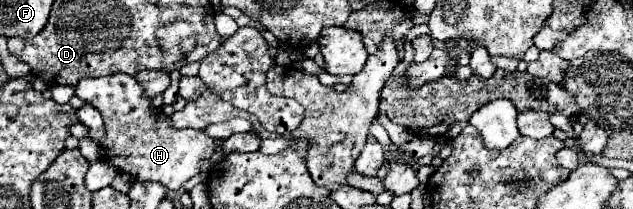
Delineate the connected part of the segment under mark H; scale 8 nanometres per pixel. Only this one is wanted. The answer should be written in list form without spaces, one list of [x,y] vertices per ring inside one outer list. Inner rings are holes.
[[[114,73],[96,79],[82,79],[76,85],[76,95],[94,105],[104,117],[106,135],[98,143],[100,155],[122,173],[128,173],[134,181],[158,181],[170,191],[178,191],[188,179],[200,173],[200,161],[214,153],[212,137],[202,131],[176,129],[164,107],[154,107],[150,97],[144,97],[144,89],[134,77]]]

